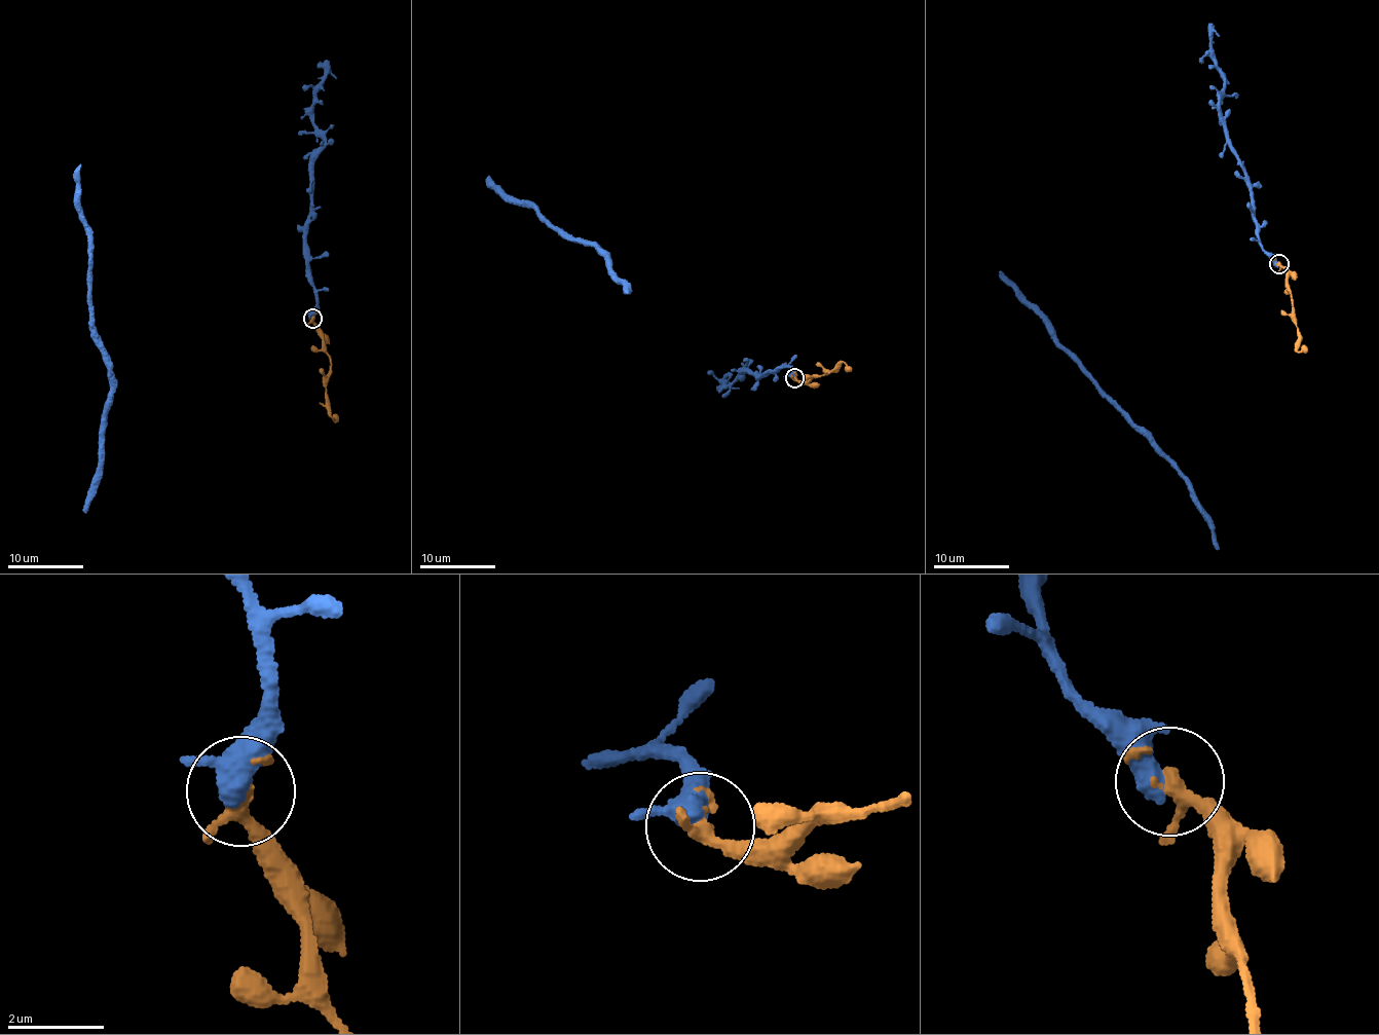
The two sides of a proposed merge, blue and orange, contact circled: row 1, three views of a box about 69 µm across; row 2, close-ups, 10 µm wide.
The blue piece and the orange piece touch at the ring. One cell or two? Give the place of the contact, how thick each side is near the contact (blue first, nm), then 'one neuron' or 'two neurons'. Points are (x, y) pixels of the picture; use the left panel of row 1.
at (312, 318); 400 nm thick on the blue side, 220 nm on the other; one neuron

